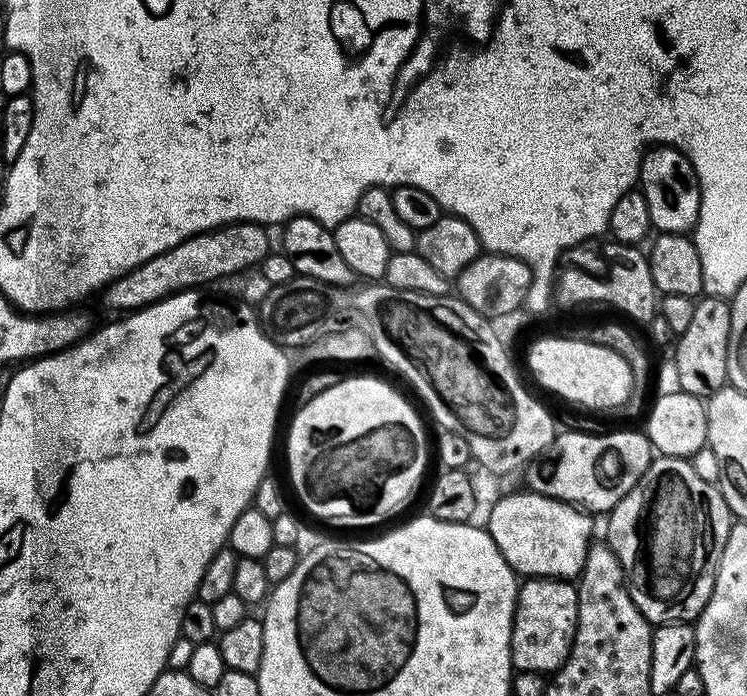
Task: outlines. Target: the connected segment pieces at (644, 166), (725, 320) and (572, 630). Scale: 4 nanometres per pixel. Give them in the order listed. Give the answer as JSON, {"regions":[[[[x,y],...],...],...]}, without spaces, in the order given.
{"regions":[[[[652,146],[647,149],[640,163],[639,191],[650,206],[650,222],[657,233],[691,233],[691,228],[701,223],[702,201],[700,183],[694,166],[677,148]]],[[[705,295],[696,300],[694,319],[675,341],[676,380],[679,391],[707,398],[728,384],[728,347],[730,346],[731,303],[723,296]]],[[[528,578],[516,593],[516,613],[512,616],[512,666],[520,672],[548,672],[555,674],[566,662],[576,641],[576,619],[580,613],[578,588],[564,578]]]]}

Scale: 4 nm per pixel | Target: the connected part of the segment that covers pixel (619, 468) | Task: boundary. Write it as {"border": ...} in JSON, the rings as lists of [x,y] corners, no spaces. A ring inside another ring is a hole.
{"border":[[[561,431],[552,444],[544,452],[535,457],[526,468],[528,474],[527,487],[531,491],[562,500],[566,504],[575,504],[581,510],[589,513],[607,514],[611,512],[619,500],[636,484],[638,478],[648,468],[654,459],[654,449],[651,441],[643,431],[640,432],[608,432],[605,436],[591,436],[588,432]]]}

